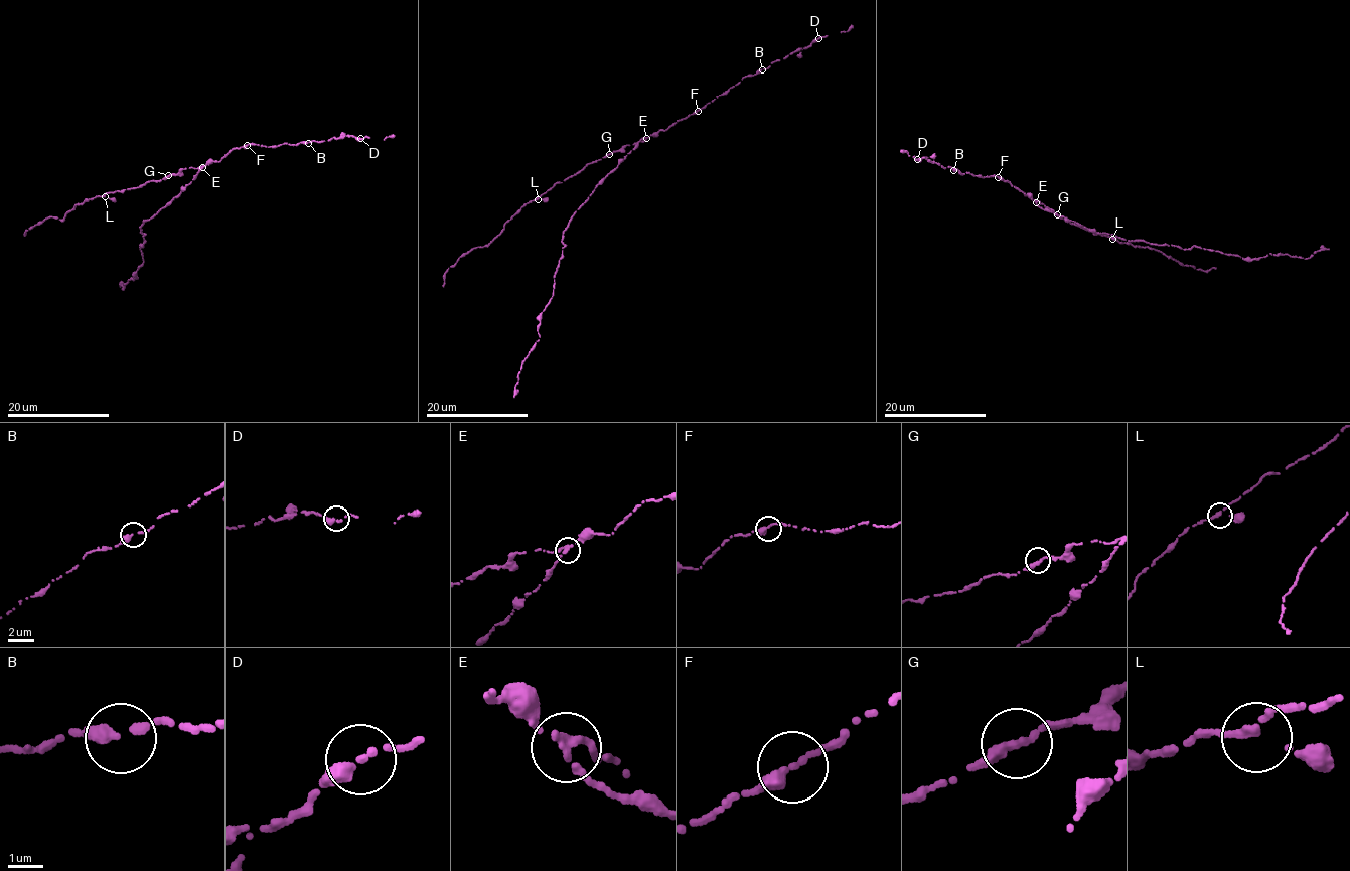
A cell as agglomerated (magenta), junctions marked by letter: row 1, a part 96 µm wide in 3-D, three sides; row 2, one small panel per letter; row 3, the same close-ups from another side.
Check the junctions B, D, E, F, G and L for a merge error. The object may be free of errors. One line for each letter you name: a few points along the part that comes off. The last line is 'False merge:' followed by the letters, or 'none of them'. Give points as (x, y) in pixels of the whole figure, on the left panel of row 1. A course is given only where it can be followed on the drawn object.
E: course (202, 168), (145, 221), (140, 229), (144, 262), (137, 278), (124, 290), (120, 286)
False merge: E

